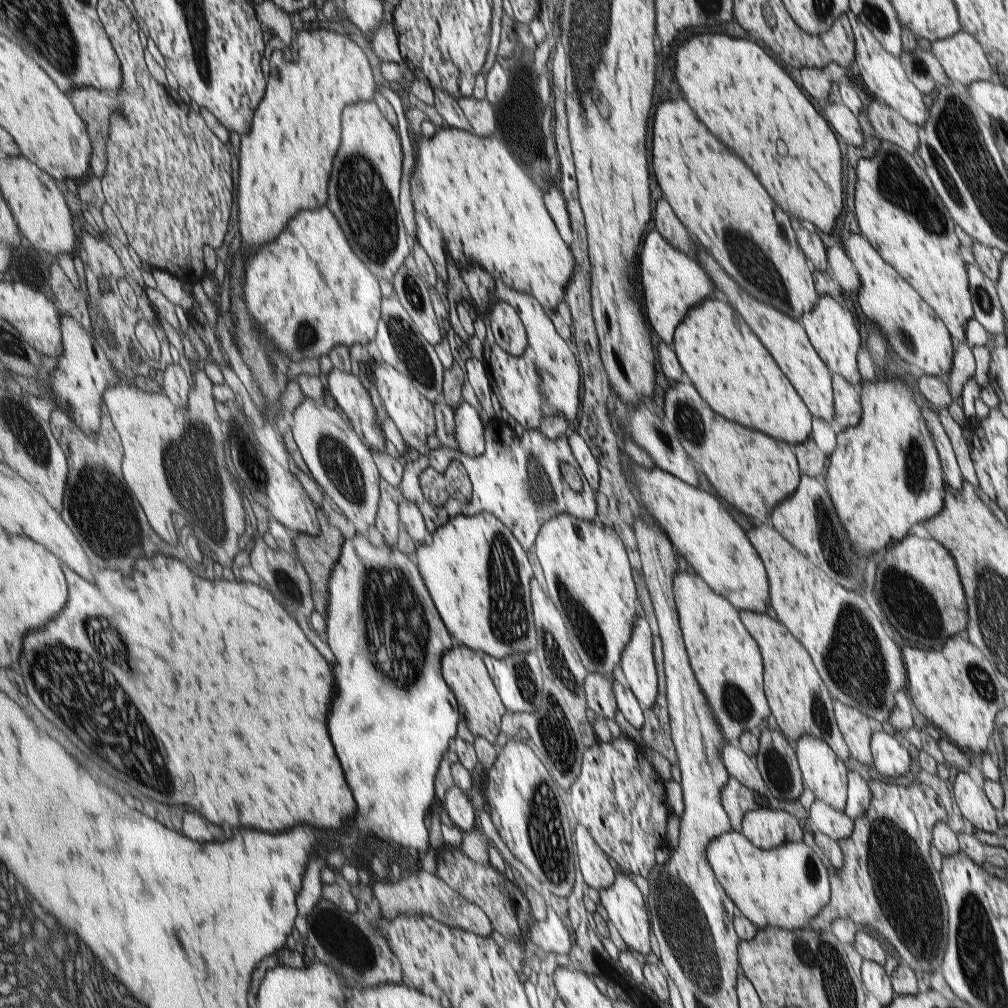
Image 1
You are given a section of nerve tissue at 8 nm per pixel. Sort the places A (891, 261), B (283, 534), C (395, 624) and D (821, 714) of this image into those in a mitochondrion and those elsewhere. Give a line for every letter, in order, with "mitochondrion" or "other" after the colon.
A: other
B: other
C: mitochondrion
D: mitochondrion

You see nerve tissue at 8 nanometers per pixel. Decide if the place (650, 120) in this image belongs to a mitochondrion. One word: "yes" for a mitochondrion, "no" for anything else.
no

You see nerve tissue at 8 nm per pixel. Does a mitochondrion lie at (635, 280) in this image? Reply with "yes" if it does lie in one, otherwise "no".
no

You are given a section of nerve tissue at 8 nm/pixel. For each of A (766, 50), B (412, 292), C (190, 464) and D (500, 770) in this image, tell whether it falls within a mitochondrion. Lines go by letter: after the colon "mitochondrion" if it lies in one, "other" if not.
A: other
B: mitochondrion
C: mitochondrion
D: other

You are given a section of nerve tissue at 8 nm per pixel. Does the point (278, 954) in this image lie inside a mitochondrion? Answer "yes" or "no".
no

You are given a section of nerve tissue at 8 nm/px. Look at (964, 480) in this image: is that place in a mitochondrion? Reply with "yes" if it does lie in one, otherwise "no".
no

